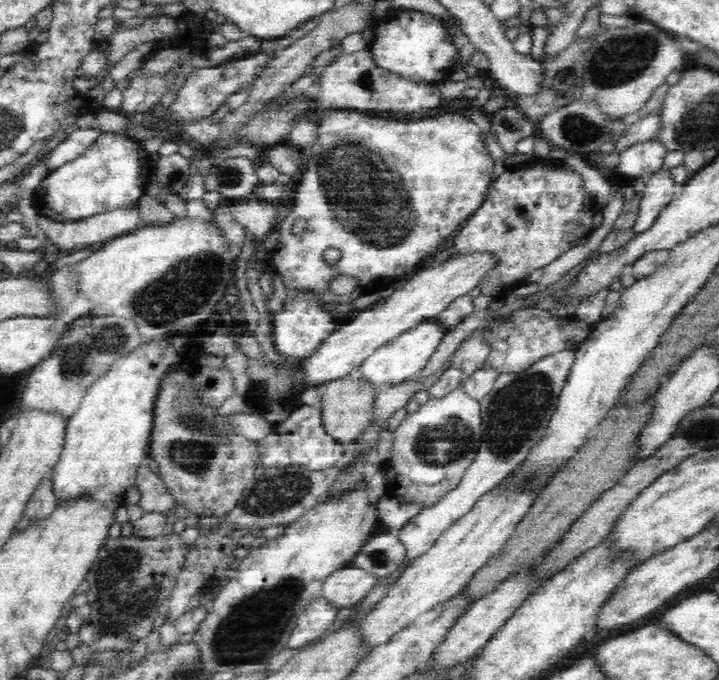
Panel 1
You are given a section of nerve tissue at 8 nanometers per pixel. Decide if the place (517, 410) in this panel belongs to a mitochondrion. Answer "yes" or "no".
yes

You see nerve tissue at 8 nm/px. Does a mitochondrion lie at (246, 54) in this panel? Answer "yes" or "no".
no

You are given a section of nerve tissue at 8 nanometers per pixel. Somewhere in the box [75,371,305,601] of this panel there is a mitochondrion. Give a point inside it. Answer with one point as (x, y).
(195, 454)

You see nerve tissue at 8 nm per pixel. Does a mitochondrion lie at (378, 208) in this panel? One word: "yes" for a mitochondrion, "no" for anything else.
yes

